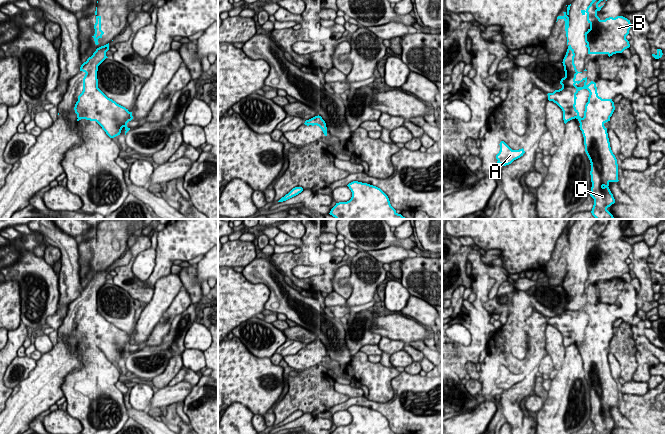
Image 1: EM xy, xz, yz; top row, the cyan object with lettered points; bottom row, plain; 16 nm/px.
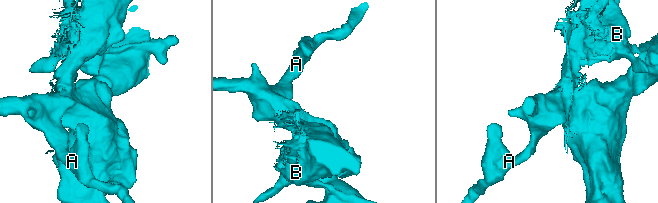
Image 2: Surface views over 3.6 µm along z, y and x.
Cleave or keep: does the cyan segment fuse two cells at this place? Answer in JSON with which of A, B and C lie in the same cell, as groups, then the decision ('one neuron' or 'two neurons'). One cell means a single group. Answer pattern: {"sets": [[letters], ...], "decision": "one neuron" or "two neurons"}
{"sets": [["A", "C"], ["B"]], "decision": "two neurons"}

